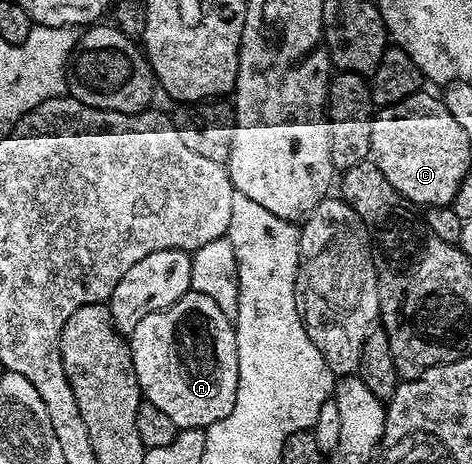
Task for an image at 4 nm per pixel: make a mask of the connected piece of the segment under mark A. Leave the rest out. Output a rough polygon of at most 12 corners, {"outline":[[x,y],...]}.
{"outline":[[190,290],[130,334],[143,399],[177,429],[234,410],[233,321]]}

